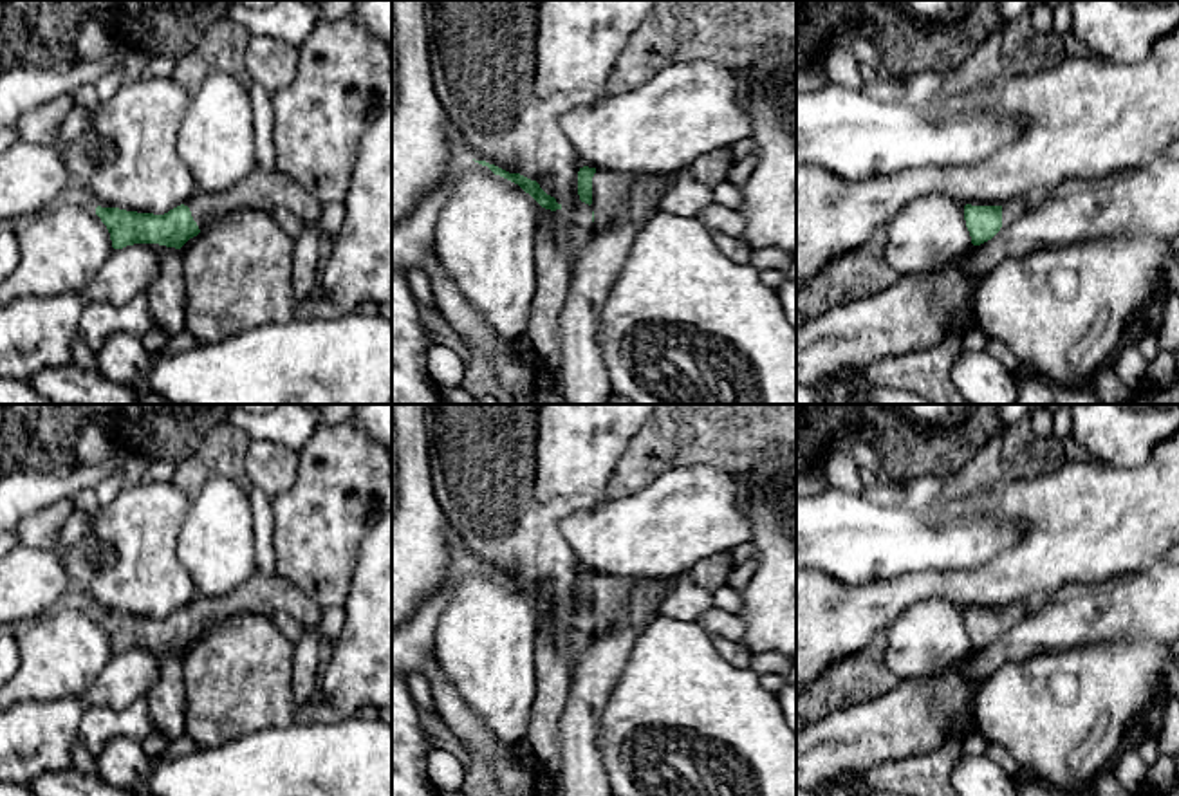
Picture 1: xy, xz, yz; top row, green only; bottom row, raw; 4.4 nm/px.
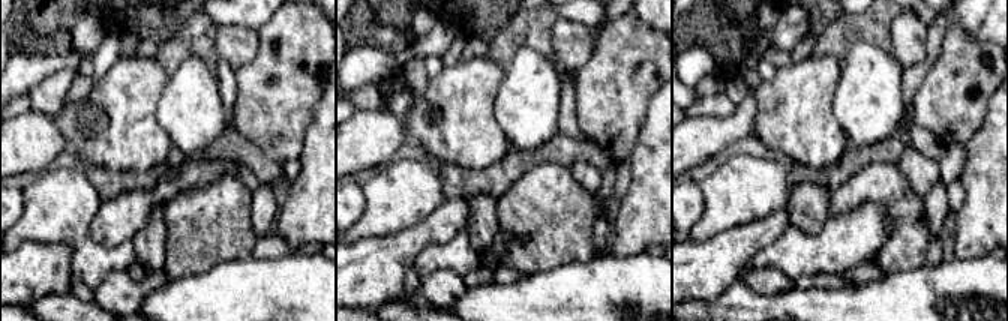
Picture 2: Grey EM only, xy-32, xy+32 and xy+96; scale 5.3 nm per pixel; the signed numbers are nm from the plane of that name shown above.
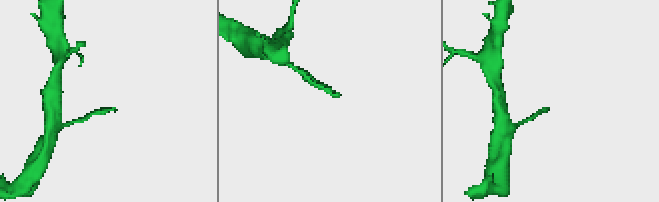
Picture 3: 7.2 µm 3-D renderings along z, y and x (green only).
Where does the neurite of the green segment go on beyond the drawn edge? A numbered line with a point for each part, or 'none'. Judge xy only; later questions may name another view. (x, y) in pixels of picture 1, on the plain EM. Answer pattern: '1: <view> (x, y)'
1: xy (266, 592)

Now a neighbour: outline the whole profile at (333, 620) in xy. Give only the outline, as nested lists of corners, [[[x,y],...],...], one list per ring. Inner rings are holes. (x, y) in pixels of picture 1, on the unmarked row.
[[[329,606],[323,610],[321,617],[321,635],[327,639],[329,644],[336,644],[345,625],[345,608],[343,606]]]

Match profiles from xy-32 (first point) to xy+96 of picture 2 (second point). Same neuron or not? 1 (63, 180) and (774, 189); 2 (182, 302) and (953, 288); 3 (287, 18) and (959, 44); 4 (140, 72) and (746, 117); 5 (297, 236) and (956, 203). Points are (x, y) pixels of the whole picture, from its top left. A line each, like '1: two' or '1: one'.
1: one
2: one
3: one
4: two
5: two

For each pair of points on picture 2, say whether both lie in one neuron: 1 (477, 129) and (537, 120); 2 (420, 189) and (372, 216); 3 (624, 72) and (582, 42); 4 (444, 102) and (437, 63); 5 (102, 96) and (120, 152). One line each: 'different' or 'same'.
1: different
2: same
3: different
4: different
5: same

